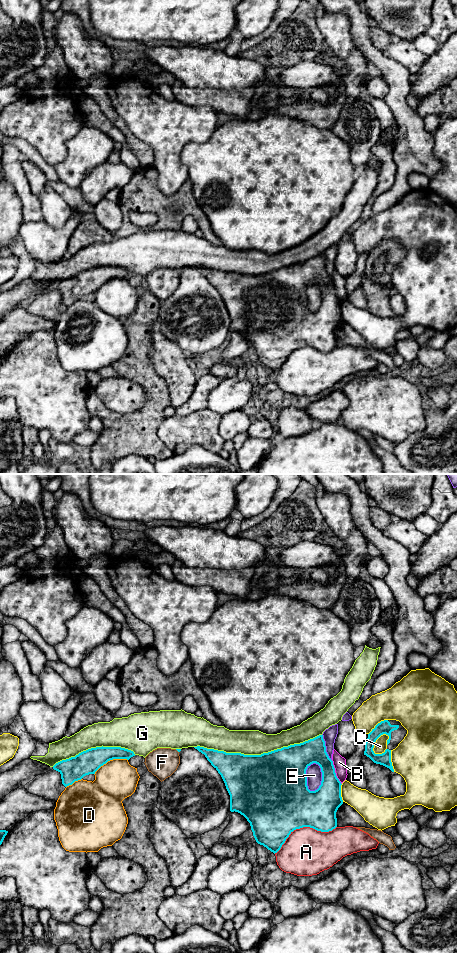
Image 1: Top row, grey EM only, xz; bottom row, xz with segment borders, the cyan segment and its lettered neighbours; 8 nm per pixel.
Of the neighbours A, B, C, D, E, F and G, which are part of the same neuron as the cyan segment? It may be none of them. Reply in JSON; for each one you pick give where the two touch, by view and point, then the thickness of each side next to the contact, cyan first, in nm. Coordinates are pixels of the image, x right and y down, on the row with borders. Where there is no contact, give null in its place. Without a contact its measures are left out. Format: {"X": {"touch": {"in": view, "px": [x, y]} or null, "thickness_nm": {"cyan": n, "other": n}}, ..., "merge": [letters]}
{"merge": []}

